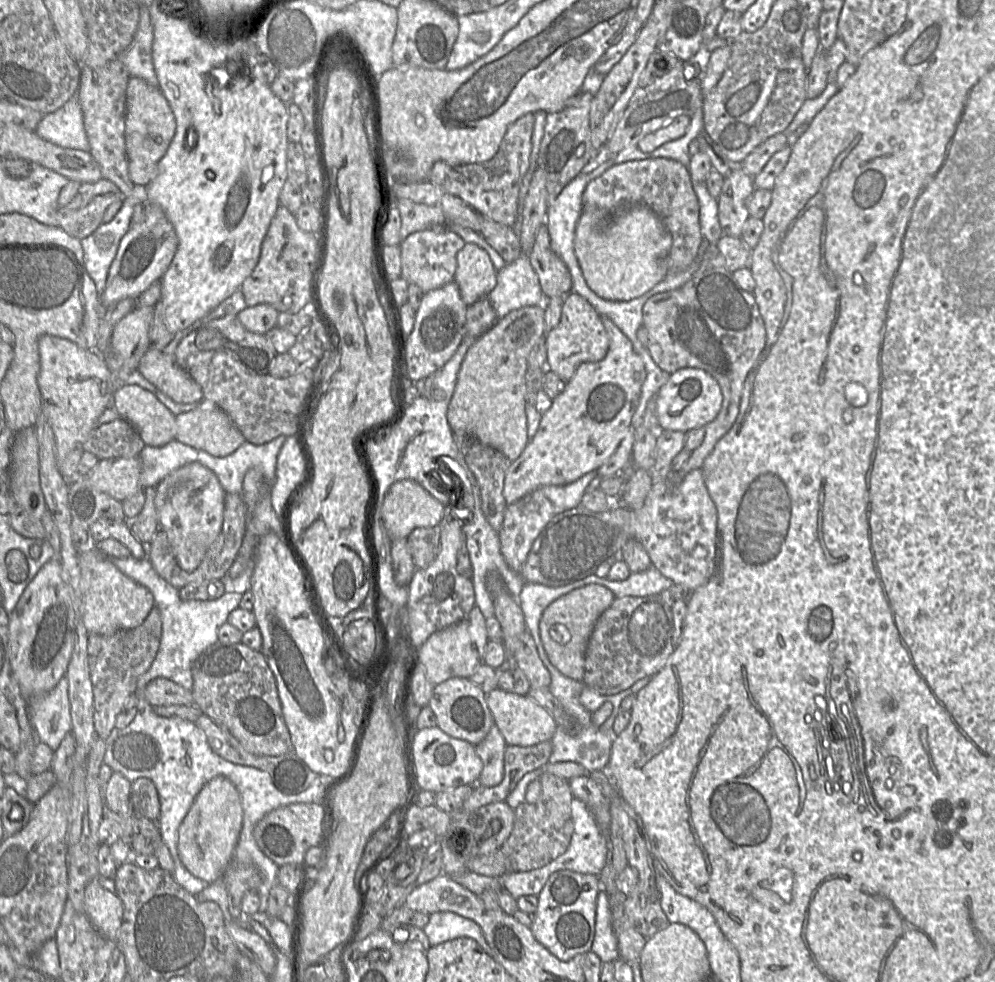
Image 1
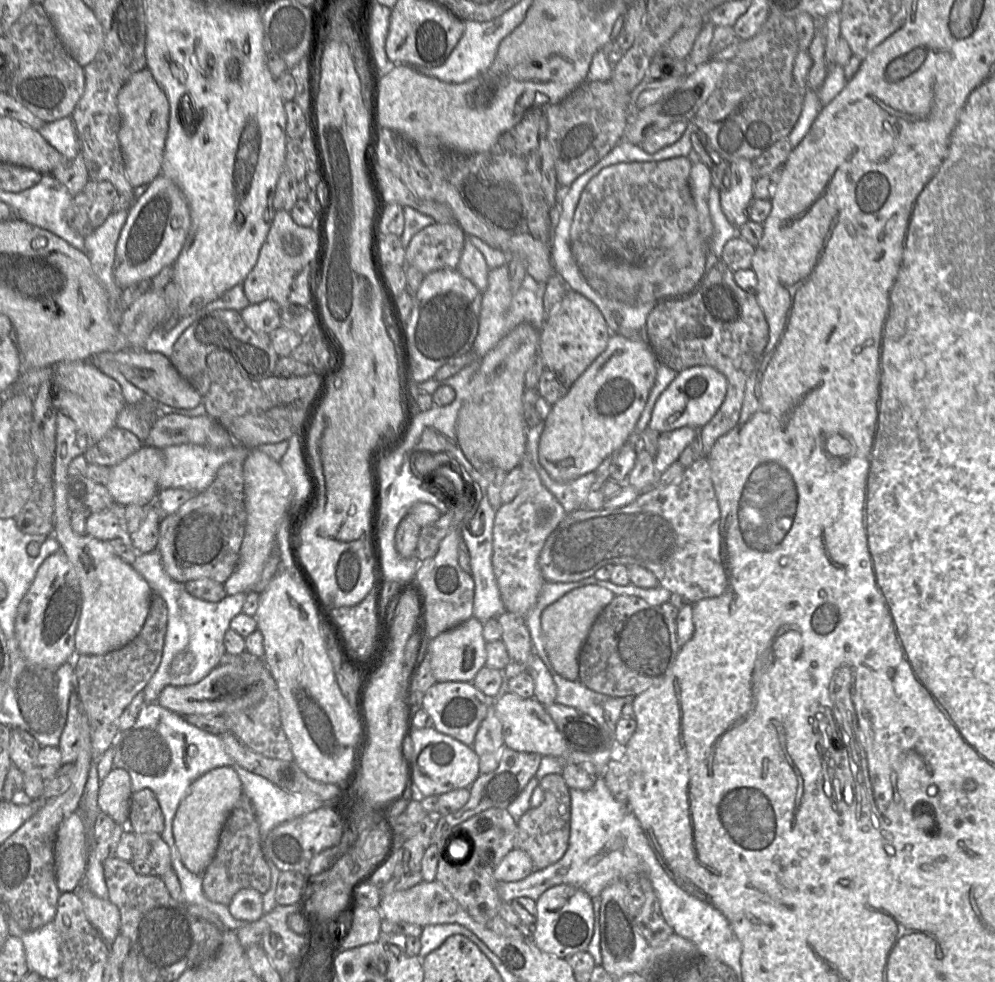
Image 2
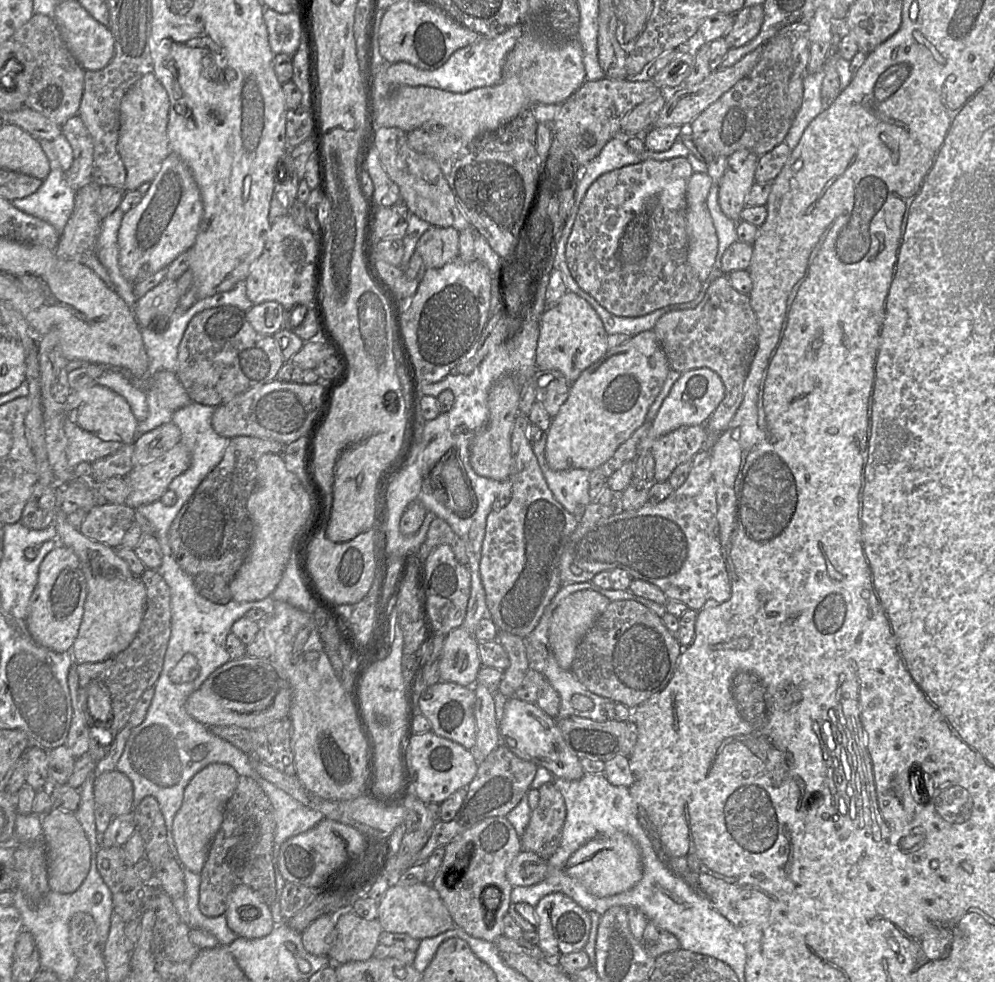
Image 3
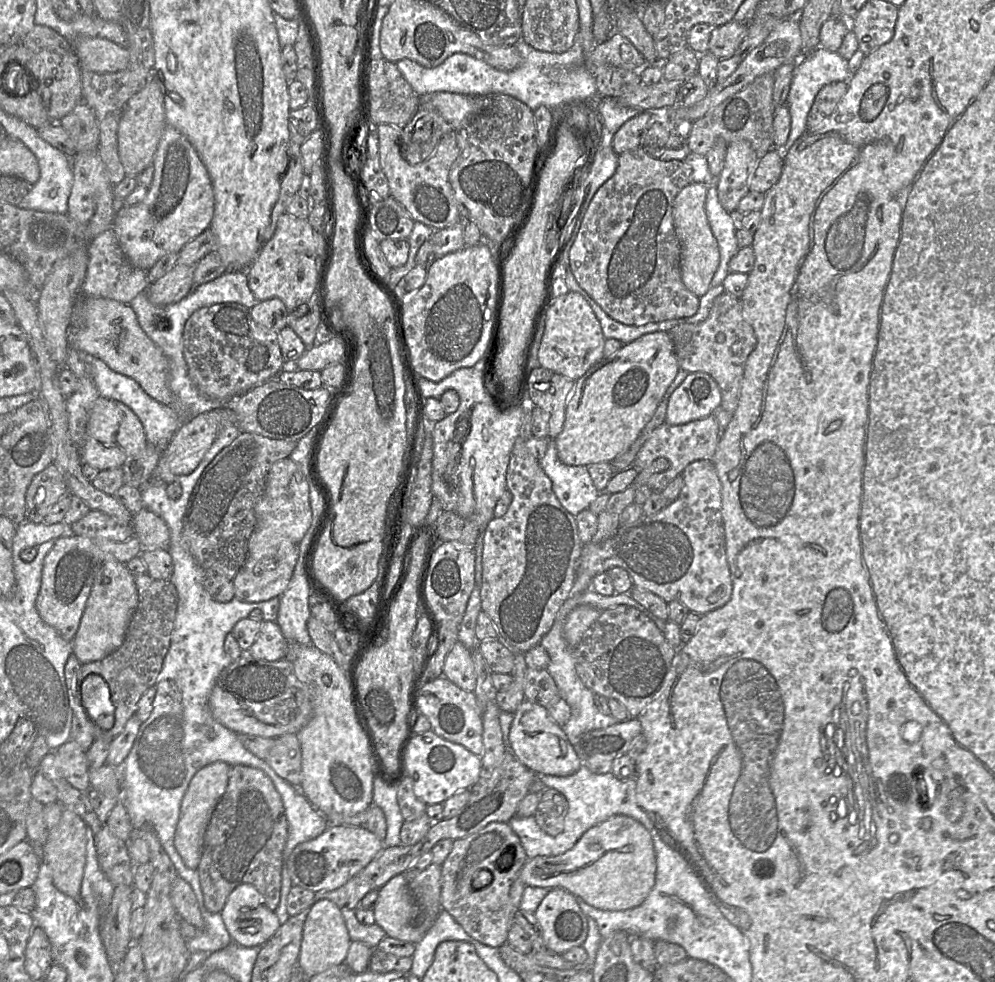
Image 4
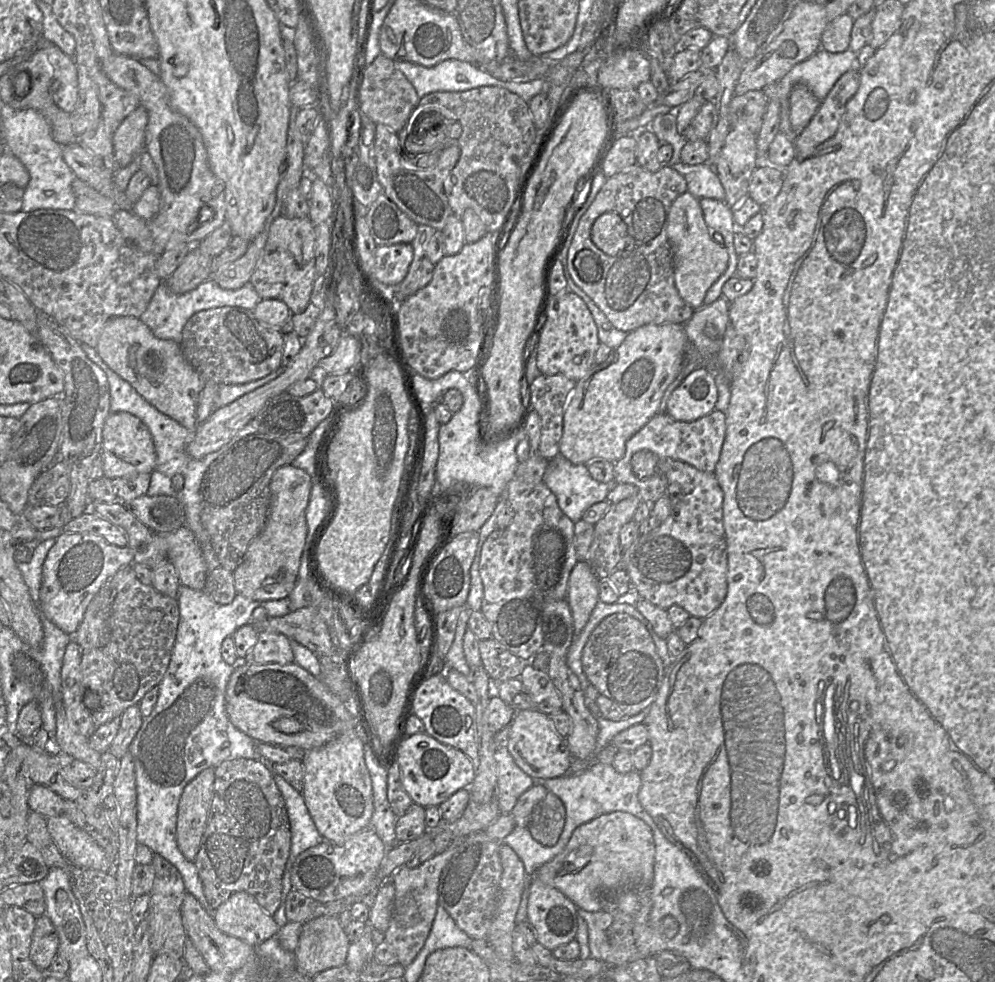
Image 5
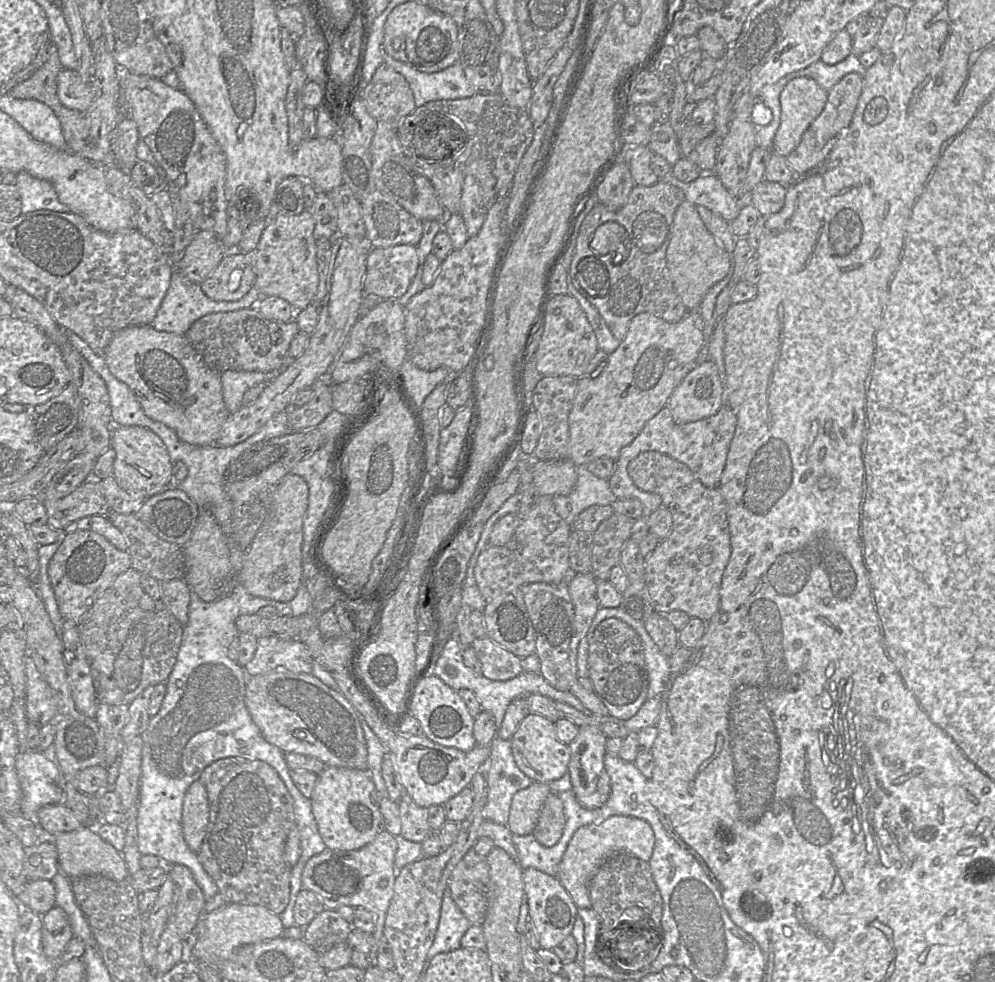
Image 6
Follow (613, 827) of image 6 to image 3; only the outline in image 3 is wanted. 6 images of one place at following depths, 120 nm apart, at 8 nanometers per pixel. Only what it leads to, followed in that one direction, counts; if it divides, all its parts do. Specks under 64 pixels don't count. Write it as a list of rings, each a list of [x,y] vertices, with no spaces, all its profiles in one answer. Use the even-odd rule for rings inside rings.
[[[625,833],[601,835],[582,845],[570,856],[565,865],[565,872],[593,896],[619,894],[634,887],[642,878],[640,850],[637,843]],[[521,850],[506,871],[509,883],[514,886],[530,886],[545,879],[548,862],[531,851]]]

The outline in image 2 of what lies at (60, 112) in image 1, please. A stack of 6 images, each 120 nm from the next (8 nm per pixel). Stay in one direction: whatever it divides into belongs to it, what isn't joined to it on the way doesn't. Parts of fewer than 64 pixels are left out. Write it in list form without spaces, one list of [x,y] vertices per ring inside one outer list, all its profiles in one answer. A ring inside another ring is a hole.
[[[71,116],[47,122],[38,131],[67,160],[79,154],[80,142]]]

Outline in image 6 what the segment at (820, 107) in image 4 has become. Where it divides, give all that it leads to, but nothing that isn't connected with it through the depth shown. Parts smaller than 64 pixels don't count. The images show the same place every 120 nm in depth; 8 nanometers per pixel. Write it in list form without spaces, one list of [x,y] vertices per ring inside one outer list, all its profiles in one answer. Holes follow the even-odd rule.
[[[849,73],[829,90],[822,112],[807,128],[796,149],[786,158],[787,164],[795,174],[803,174],[824,161],[841,134],[850,125],[862,88],[863,76],[858,73]]]

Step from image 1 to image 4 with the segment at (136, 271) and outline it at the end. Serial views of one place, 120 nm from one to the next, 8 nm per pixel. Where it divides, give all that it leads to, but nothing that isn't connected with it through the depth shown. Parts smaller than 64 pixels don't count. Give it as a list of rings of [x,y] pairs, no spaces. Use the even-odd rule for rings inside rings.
[[[166,126],[152,165],[153,180],[145,198],[137,205],[123,205],[112,229],[134,267],[148,271],[161,257],[178,253],[190,240],[208,229],[214,214],[211,178],[191,142],[177,129]]]

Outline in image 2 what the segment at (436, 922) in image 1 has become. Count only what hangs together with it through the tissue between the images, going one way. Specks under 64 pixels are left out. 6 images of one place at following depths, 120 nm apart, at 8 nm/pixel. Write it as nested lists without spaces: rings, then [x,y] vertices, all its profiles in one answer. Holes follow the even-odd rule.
[[[456,923],[425,926],[422,929],[420,936],[421,949],[419,958],[423,960],[428,954],[440,947],[448,937],[455,934],[470,937],[475,941],[476,945],[482,949],[482,952],[489,960],[493,959],[495,962],[501,962],[501,960],[492,953],[483,941],[480,940],[473,932]]]

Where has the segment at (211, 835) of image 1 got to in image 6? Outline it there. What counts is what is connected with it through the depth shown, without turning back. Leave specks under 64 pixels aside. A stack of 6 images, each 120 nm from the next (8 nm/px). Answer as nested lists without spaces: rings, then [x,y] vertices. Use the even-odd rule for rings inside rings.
[[[196,780],[184,796],[182,826],[186,844],[197,854],[208,829],[209,811],[206,788],[200,780]]]

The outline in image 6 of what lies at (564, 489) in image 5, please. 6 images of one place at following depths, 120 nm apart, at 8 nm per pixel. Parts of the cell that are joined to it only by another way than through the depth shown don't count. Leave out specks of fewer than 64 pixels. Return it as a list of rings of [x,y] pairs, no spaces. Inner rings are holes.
[[[576,465],[576,472],[577,482],[570,494],[550,496],[556,513],[569,524],[584,509],[592,505],[611,505],[617,500],[608,479],[598,478],[586,465]]]

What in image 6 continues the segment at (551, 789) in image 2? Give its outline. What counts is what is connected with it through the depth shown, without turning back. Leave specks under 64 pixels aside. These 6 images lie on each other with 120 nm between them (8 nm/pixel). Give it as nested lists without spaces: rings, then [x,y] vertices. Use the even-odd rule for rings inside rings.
[[[556,793],[546,798],[533,830],[535,839],[545,847],[554,846],[561,838],[566,823],[564,804]]]

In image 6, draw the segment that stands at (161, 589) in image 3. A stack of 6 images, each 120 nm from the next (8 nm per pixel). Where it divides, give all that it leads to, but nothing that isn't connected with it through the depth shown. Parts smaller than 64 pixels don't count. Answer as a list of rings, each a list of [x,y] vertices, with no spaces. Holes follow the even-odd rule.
[[[130,567],[97,598],[77,628],[88,658],[98,703],[111,707],[129,705],[145,688],[165,683],[176,663],[183,626],[161,600],[152,599],[142,588],[141,573]]]

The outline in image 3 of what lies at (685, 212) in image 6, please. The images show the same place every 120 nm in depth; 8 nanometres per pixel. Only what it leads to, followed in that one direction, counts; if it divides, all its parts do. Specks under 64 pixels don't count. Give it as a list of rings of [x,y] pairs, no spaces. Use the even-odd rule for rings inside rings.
[[[693,172],[686,187],[688,263],[701,282],[708,278],[718,251],[717,234],[707,207],[712,184],[708,173]]]

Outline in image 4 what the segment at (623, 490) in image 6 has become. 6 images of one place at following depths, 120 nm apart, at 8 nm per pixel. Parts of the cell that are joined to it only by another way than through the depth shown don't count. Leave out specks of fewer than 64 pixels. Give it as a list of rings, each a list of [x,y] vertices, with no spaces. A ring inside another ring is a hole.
[[[713,414],[699,420],[680,425],[663,423],[652,431],[645,441],[631,467],[639,472],[651,466],[655,459],[665,458],[669,467],[662,472],[654,472],[648,479],[648,486],[652,492],[661,492],[676,476],[680,475],[685,467],[697,460],[710,459],[716,451],[720,440],[720,428]]]

